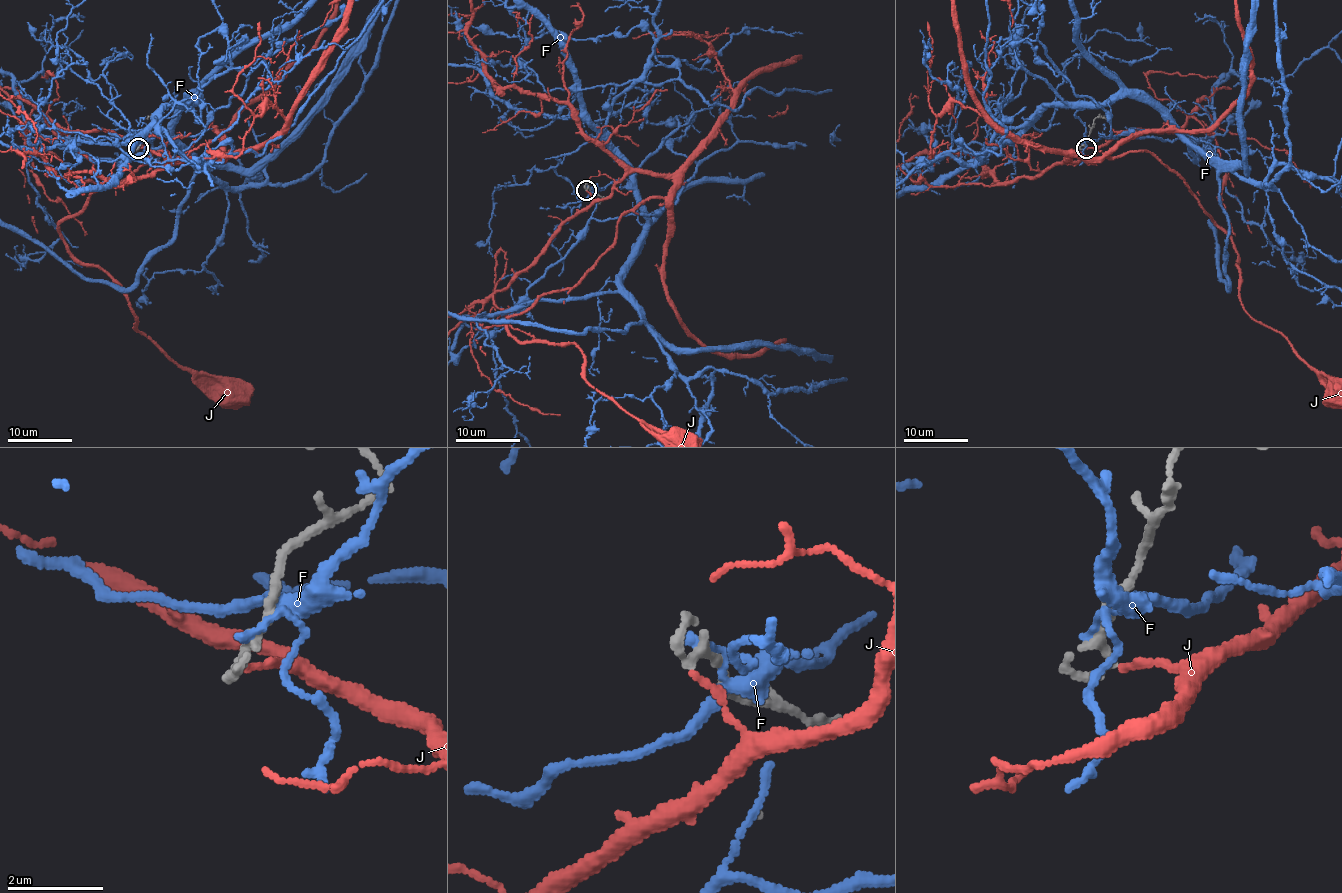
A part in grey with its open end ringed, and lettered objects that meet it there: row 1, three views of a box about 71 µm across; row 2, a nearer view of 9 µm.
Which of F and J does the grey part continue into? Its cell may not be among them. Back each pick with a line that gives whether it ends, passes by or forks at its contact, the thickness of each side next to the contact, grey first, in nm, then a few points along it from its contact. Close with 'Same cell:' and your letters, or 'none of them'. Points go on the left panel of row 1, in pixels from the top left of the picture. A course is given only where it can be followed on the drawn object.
J: It ends there. Thickness 190 nm (grey) against 150 nm. Its course: (137, 148), (170, 161), (225, 156), (155, 152), (58, 233), (120, 288), (136, 328), (210, 387), (238, 393)
Same cell: J

